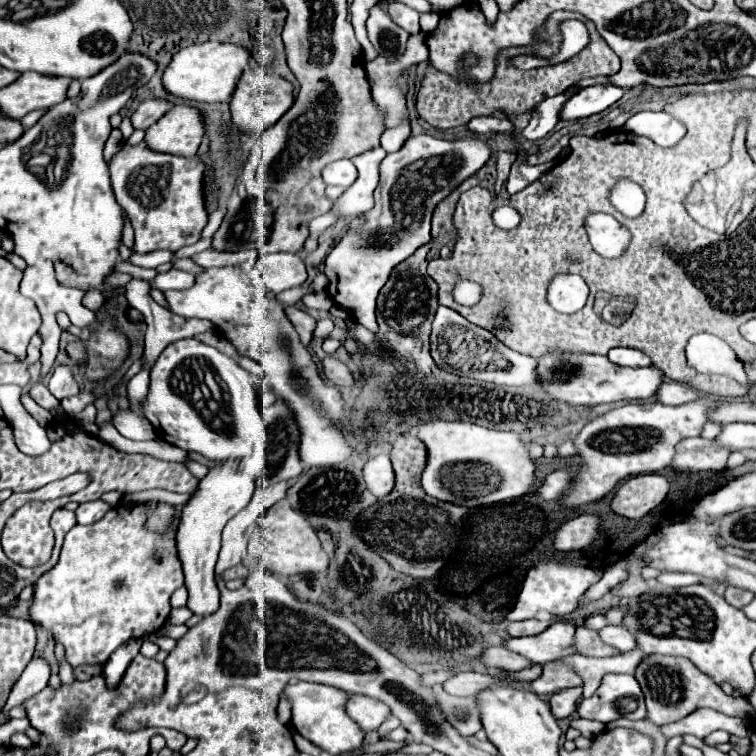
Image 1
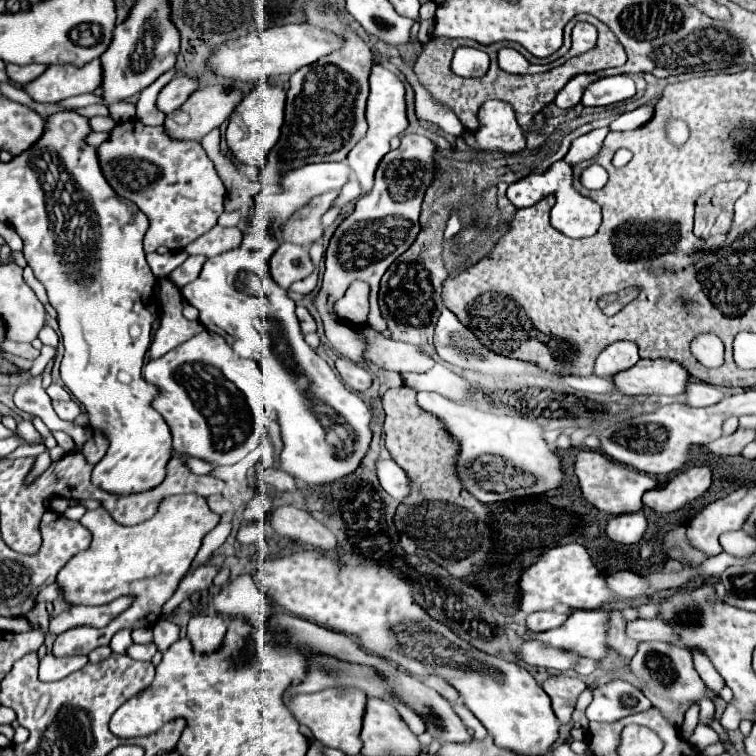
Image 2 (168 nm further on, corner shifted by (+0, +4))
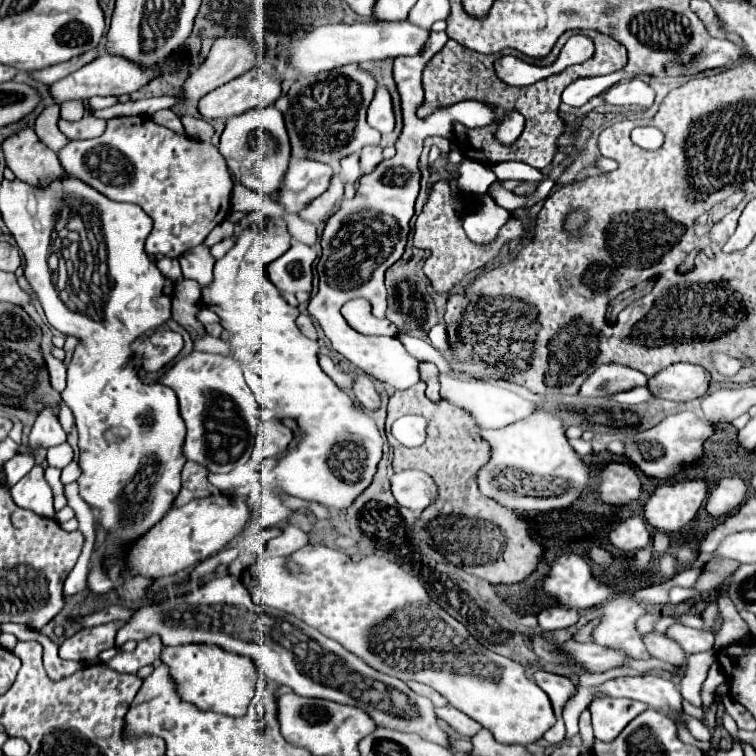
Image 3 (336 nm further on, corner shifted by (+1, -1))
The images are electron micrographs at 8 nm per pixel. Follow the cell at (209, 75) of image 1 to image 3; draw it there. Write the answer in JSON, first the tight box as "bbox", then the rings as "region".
{"bbox":[290,19,430,73],"region":[[[372,19],[366,23],[340,23],[340,25],[322,25],[314,31],[306,33],[302,39],[292,41],[290,45],[290,61],[300,73],[320,73],[330,71],[350,63],[364,61],[380,61],[386,57],[402,57],[402,55],[418,55],[430,37],[430,29],[422,29],[408,19],[404,21],[380,21]]]}

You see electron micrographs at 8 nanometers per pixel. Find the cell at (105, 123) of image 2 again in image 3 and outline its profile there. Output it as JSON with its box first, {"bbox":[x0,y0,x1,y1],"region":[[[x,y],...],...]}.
{"bbox":[58,115,106,139],"region":[[[84,115],[80,121],[74,121],[74,123],[58,119],[58,127],[68,139],[92,139],[92,137],[100,137],[104,133],[106,121]]]}

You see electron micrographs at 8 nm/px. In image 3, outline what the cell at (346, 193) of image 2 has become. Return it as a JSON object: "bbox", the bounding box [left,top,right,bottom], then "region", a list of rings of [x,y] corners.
{"bbox":[340,153,362,184],"region":[[[352,153],[350,157],[344,157],[340,161],[342,165],[342,175],[344,175],[344,183],[355,184],[362,175],[360,164],[359,164],[359,153]]]}

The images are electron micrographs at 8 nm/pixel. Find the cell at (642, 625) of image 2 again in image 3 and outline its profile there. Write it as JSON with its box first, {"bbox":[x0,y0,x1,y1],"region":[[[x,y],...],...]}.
{"bbox":[666,625,714,653],"region":[[[672,625],[666,635],[670,635],[670,639],[674,639],[676,643],[682,645],[682,649],[686,653],[698,653],[698,651],[708,651],[714,645],[714,635],[708,631],[698,631],[686,625]]]}

